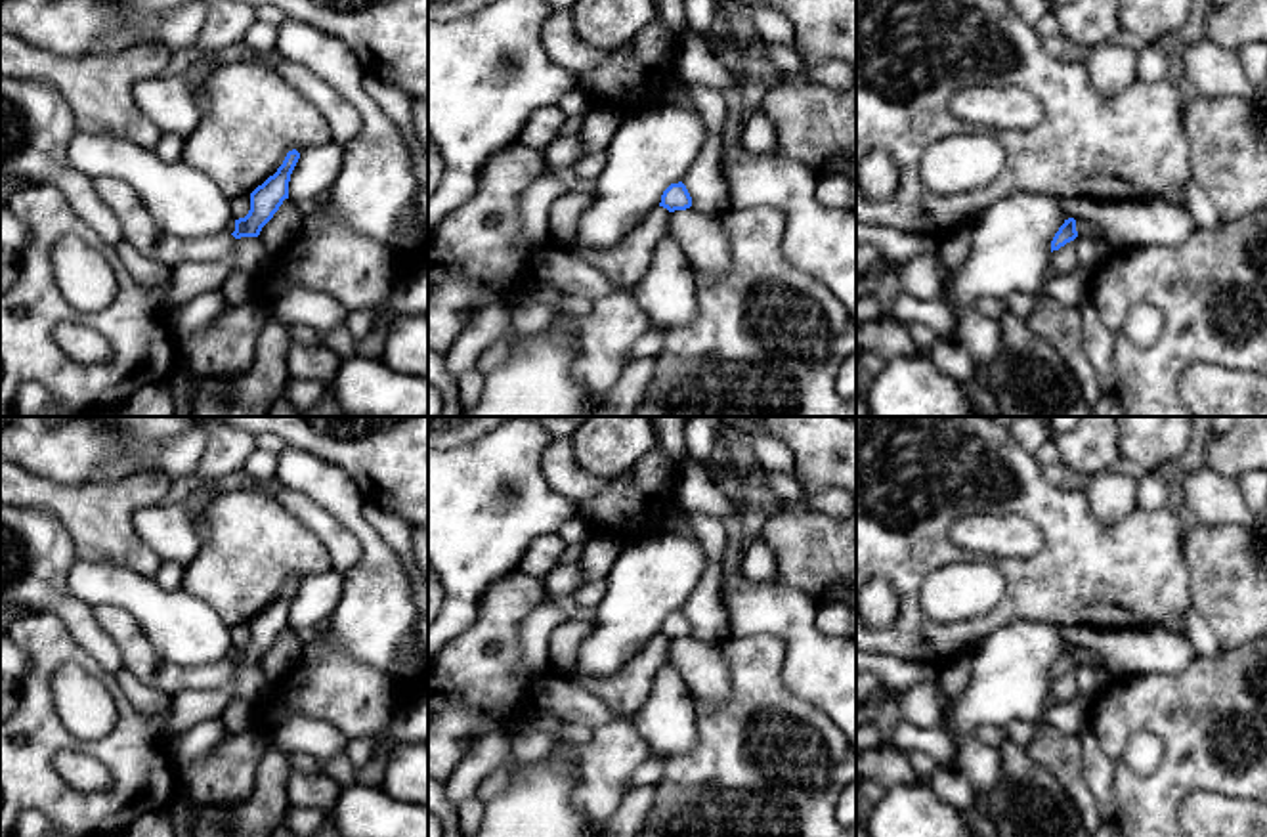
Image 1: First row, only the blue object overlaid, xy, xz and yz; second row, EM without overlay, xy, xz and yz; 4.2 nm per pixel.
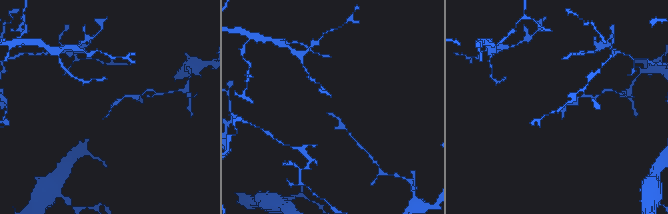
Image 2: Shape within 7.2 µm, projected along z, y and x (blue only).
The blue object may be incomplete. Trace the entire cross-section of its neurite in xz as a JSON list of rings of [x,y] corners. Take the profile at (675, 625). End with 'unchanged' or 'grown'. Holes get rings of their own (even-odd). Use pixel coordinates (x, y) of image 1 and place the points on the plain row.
[[[682,610],[671,612],[663,623],[659,634],[667,636],[669,640],[686,638],[692,634],[692,625]]] | unchanged

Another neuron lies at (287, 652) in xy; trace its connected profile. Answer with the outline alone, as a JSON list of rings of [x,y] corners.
[[[285,627],[273,646],[260,659],[260,667],[269,678],[269,684],[285,680],[302,663],[304,650],[298,633]]]

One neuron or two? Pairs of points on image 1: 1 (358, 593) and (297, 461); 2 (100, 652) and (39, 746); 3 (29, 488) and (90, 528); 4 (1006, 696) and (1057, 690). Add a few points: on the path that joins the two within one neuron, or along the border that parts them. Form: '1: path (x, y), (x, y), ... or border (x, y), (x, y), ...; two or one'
1: path (371, 560), (369, 537), (329, 493); one
2: border (64, 625), (113, 675); two
3: path (44, 493), (62, 499), (75, 513); one
4: border (1052, 681), (1050, 700); two

